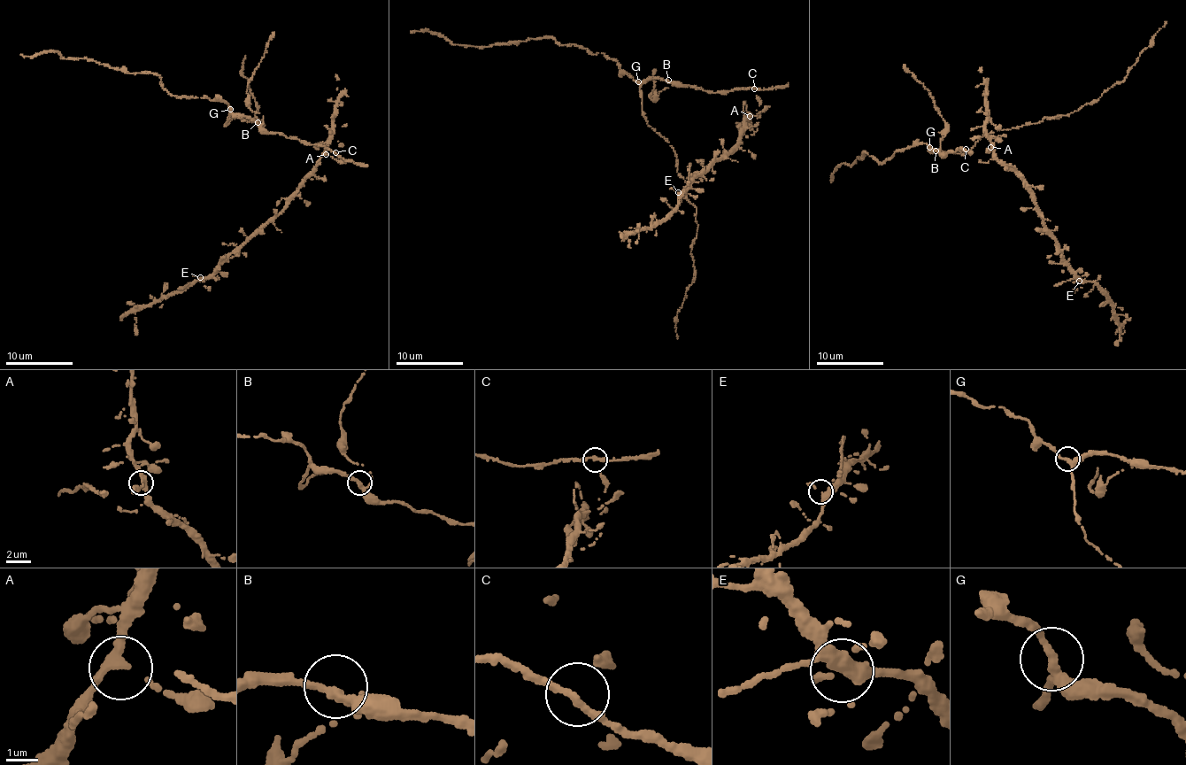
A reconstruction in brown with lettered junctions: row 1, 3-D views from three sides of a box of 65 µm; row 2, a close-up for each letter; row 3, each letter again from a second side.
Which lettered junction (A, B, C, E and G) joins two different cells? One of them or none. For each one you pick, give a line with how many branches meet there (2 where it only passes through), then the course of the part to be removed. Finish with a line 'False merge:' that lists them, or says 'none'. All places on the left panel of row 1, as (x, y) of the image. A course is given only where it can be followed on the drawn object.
False merge: none

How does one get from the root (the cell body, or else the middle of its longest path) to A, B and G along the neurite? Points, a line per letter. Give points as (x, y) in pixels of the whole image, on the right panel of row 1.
A: (960, 150), (962, 147), (966, 149), (970, 138), (981, 136), (986, 131), (990, 147)
B: (960, 150), (951, 150), (945, 155), (935, 150)
G: (960, 150), (951, 150), (943, 158), (935, 150), (928, 151), (928, 147)

